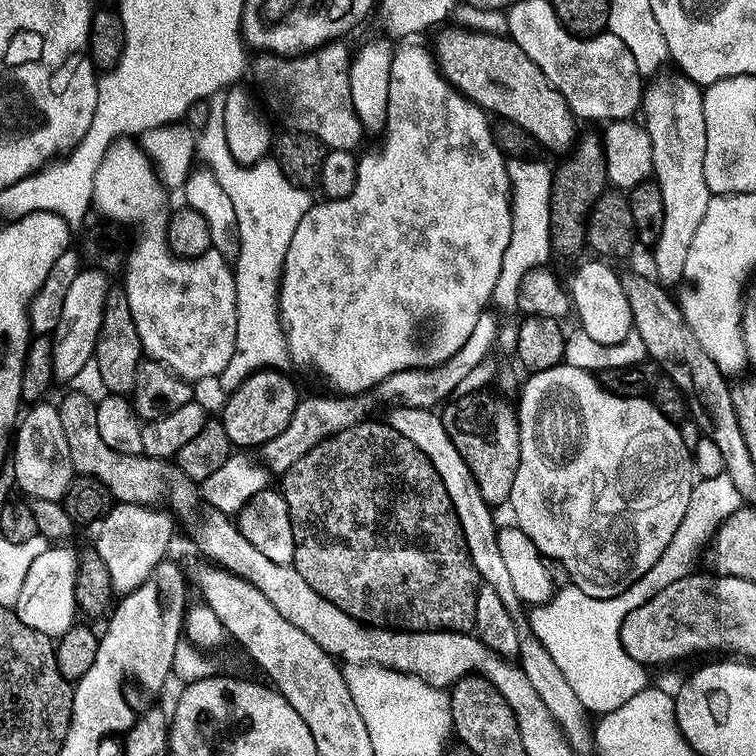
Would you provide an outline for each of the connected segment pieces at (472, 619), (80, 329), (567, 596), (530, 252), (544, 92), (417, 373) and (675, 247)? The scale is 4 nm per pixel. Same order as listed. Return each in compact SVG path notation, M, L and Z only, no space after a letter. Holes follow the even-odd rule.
M365 418L318 442L282 474L282 495L294 530L294 558L291 565L298 570L298 574L302 574L302 578L306 578L306 582L310 582L310 586L314 586L314 590L318 590L322 598L334 602L338 610L344 610L350 618L362 624L370 624L373 628L395 628L401 632L468 632L476 623L476 603L482 584L470 558L470 550L466 546L466 538L462 534L454 505L450 502L450 495L446 494L446 487L430 459L413 442L398 434L387 422L379 424L372 419ZM392 476L396 476L396 488L388 488L388 484L392 484Z
M91 266L81 267L74 282L67 289L62 303L60 324L52 336L54 350L54 377L57 381L71 382L74 374L86 366L96 355L98 330L102 330L102 314L106 310L106 294L110 287L110 276L107 272Z
M725 474L714 478L700 478L693 483L690 494L690 506L686 506L686 514L682 514L682 522L678 522L678 530L674 530L674 538L670 538L670 546L662 550L662 558L638 578L630 587L624 588L622 594L614 598L590 598L575 586L557 587L551 600L546 604L535 605L528 613L528 624L532 635L540 642L540 647L548 653L549 658L558 666L570 682L574 694L578 694L578 702L589 714L603 714L618 710L625 702L630 702L634 694L649 687L649 669L639 664L622 646L620 631L622 622L630 610L638 610L658 590L666 590L670 582L678 582L678 578L693 575L696 559L701 559L707 549L712 535L715 534L722 521L730 518L742 507L742 501L734 482Z
M512 158L507 161L508 185L512 188L512 233L510 246L502 254L502 270L498 270L498 282L494 282L491 303L497 309L516 308L518 286L526 274L535 268L543 268L553 255L550 234L550 190L552 189L551 167L547 168L537 158Z
M441 27L435 33L434 55L440 73L449 84L484 109L485 113L501 120L518 122L518 126L525 128L541 149L567 153L576 142L578 120L573 116L566 98L550 84L525 51L504 34L448 27Z
M485 310L478 318L478 322L474 322L474 330L470 338L466 338L462 350L455 352L446 362L436 364L433 368L402 370L376 385L374 395L380 400L393 400L393 405L402 407L435 409L443 405L455 393L458 382L462 382L462 378L466 378L466 374L474 370L474 366L478 366L489 357L488 350L496 340L495 314L497 315L495 311Z
M659 75L644 89L641 113L651 140L654 179L662 190L662 231L653 245L655 277L666 286L682 279L687 251L712 197L706 186L706 122L703 91L688 77Z

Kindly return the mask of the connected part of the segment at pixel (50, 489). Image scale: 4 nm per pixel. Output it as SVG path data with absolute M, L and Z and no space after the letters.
M37 402L23 413L18 427L14 432L14 443L10 448L10 463L16 475L15 487L24 491L25 497L33 500L63 501L66 490L74 479L72 463L70 462L70 446L66 446L66 433L62 430L60 409L55 403Z

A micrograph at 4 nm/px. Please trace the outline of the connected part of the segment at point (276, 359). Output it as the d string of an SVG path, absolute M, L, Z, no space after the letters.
M210 112L207 116L205 126L201 128L196 139L196 157L207 167L214 176L222 189L226 190L227 197L234 204L234 211L238 220L238 234L240 235L240 252L234 261L234 271L236 274L236 341L234 342L234 354L230 358L230 362L226 362L226 370L222 370L222 374L218 377L218 384L224 387L225 393L233 392L243 380L250 378L250 374L260 371L261 368L275 368L277 370L285 367L289 363L288 344L284 341L284 330L280 323L280 309L278 307L278 293L280 291L280 270L284 267L284 259L286 258L286 250L290 250L290 238L294 238L294 230L298 230L298 222L302 222L304 215L308 213L310 207L309 193L303 188L294 186L286 178L286 174L282 174L282 170L278 166L278 162L274 158L265 158L257 160L253 164L239 164L234 156L230 153L230 148L226 144L225 124L221 115Z

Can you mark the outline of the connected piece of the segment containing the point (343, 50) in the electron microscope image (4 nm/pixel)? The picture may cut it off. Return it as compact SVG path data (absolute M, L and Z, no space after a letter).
M344 42L324 44L302 56L260 54L255 58L257 60L250 64L250 76L252 72L262 100L264 95L266 108L268 103L267 111L272 111L285 124L285 129L318 138L328 150L355 149L362 137L362 125L350 98L350 55Z

